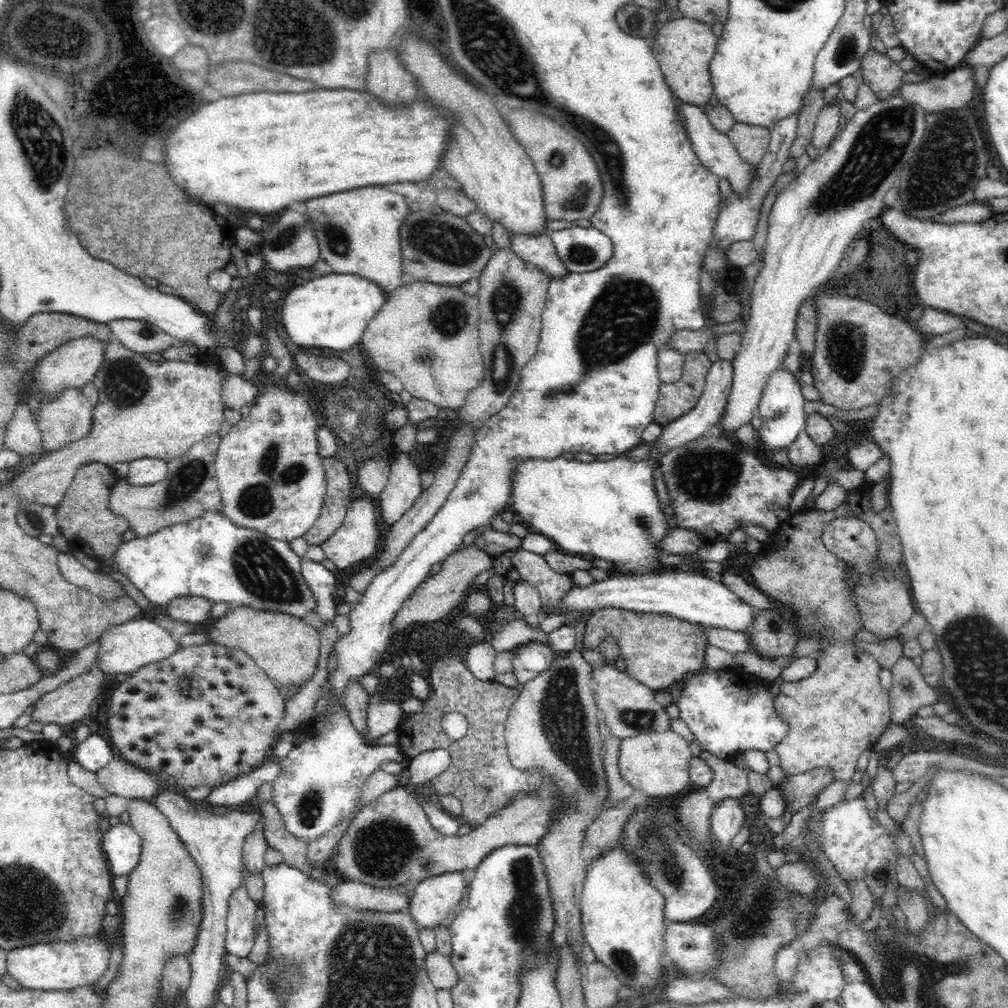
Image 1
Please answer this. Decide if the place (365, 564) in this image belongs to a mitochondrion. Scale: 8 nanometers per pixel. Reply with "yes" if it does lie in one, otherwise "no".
no

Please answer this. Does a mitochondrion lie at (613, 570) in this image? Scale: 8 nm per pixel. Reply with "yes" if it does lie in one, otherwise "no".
no

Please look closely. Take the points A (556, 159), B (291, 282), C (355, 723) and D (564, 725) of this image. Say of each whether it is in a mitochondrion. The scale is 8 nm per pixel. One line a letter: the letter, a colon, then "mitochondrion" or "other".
A: mitochondrion
B: other
C: other
D: mitochondrion

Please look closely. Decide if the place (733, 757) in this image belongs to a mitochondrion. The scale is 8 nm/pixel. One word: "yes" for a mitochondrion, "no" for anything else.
no

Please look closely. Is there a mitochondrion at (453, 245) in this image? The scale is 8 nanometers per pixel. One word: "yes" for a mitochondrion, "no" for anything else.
yes

